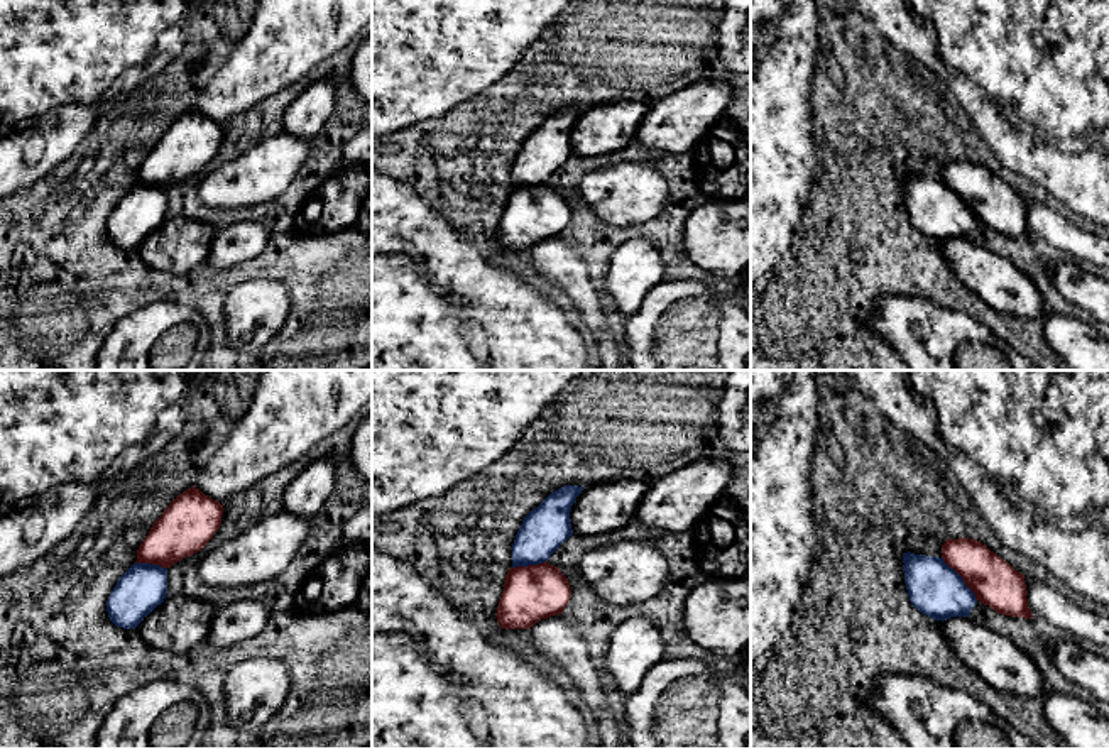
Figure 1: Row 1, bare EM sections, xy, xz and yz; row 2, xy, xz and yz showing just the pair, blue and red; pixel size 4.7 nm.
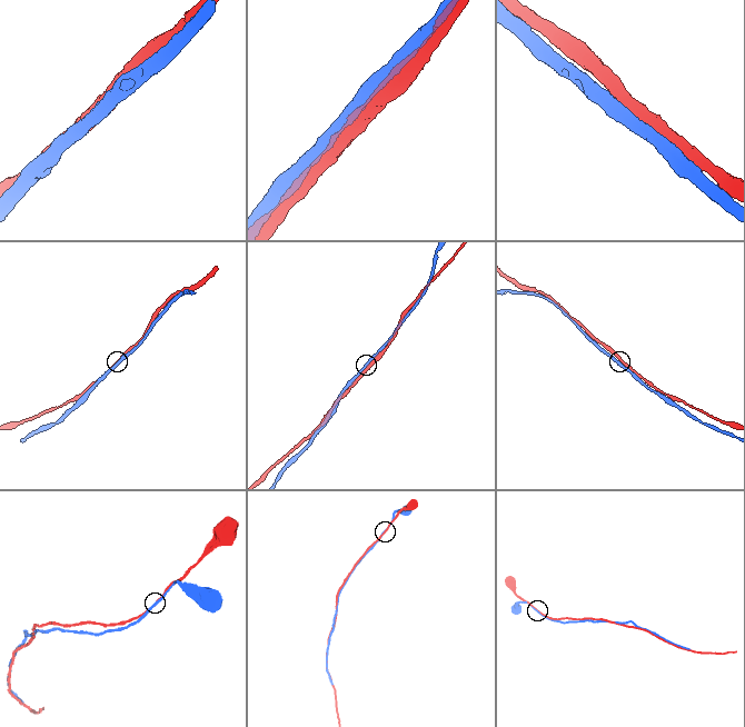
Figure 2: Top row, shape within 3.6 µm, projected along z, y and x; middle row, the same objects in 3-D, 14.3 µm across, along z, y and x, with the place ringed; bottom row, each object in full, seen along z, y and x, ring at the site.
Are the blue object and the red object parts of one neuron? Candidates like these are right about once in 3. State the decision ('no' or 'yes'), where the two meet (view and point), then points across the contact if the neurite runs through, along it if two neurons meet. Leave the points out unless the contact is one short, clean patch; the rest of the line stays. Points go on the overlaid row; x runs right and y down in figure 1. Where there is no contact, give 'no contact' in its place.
no; meets blue in yz at (962, 579)

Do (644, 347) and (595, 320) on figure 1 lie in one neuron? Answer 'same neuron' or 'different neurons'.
different neurons

